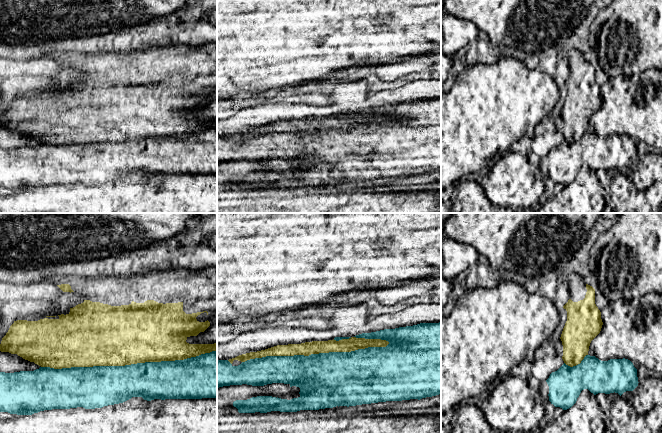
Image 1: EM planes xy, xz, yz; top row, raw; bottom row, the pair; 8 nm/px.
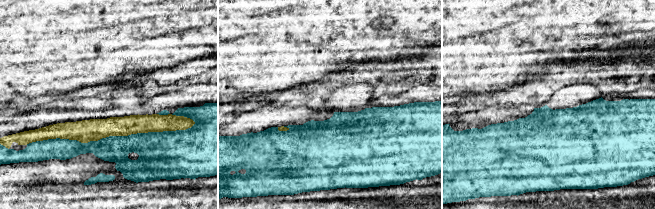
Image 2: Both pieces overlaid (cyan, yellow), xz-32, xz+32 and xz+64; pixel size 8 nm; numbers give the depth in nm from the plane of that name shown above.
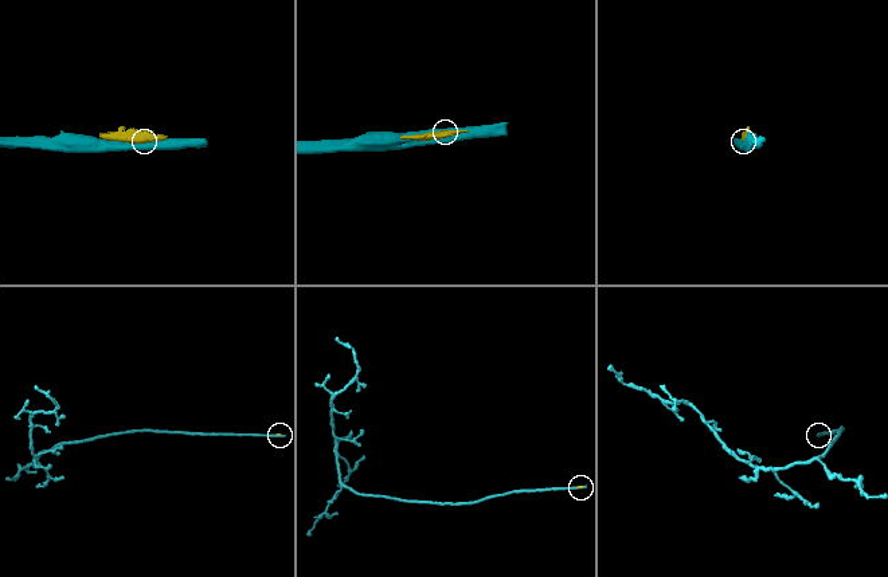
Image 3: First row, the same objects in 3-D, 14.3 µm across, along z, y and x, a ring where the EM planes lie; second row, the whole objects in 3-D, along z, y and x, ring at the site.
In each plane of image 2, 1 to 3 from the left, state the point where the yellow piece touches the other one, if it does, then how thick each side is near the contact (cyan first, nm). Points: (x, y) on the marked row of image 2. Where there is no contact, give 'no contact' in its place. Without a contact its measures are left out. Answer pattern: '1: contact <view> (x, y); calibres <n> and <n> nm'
1: contact xz-32 (110, 136); calibres 200 and 180 nm
2: contact xz+32 (283, 131); calibres 500 and 50 nm
3: no contact

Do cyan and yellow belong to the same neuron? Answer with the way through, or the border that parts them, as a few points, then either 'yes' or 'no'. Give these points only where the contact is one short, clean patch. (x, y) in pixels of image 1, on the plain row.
no

